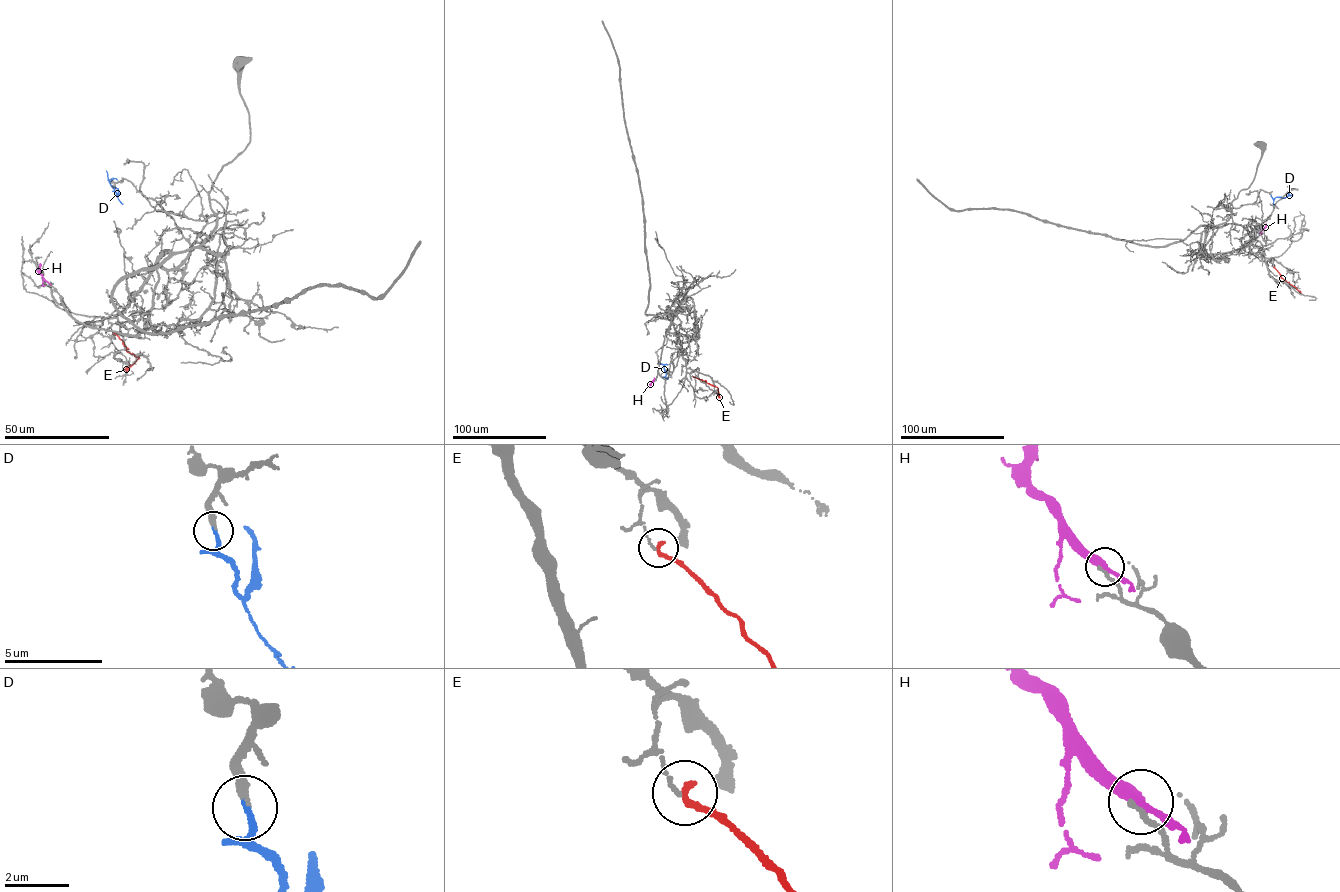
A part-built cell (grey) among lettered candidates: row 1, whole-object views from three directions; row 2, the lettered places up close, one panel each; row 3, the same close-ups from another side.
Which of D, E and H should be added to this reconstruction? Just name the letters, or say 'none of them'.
D

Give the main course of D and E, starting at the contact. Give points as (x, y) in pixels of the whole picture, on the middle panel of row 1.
D: (660, 363), (663, 365), (665, 378), (668, 376)
E: (693, 376), (717, 387), (720, 397)

